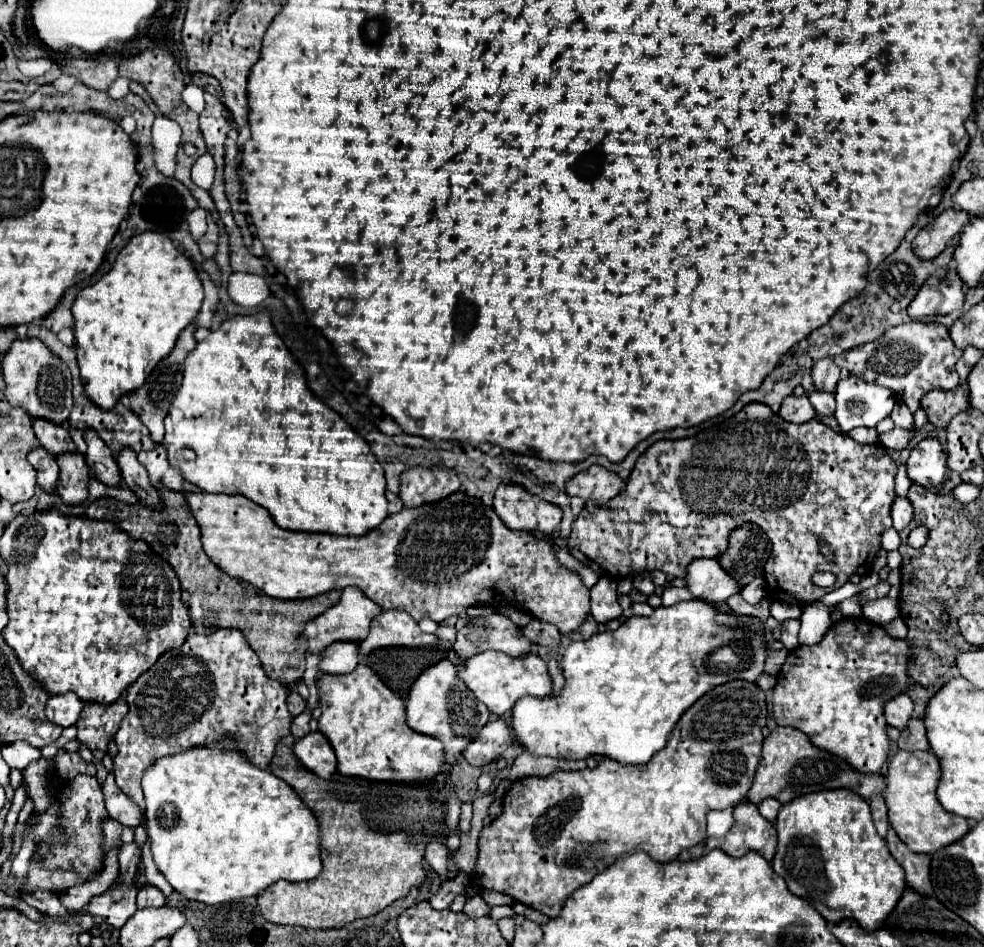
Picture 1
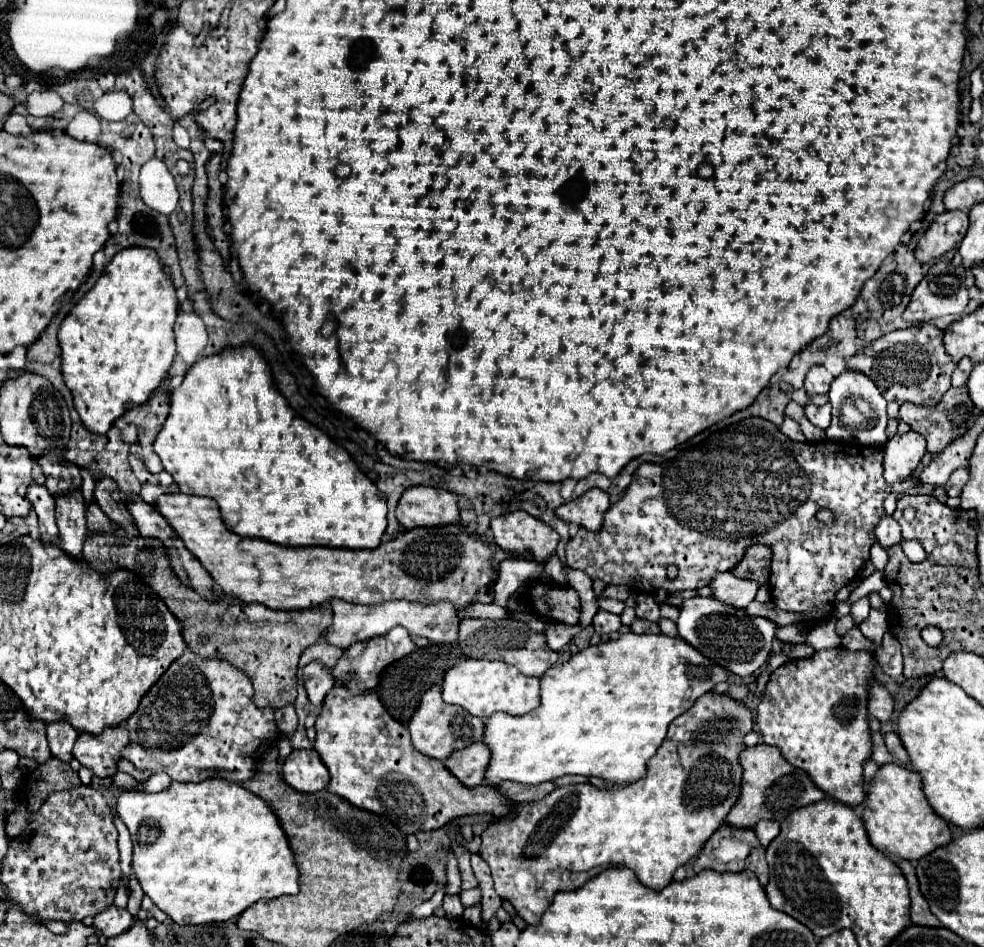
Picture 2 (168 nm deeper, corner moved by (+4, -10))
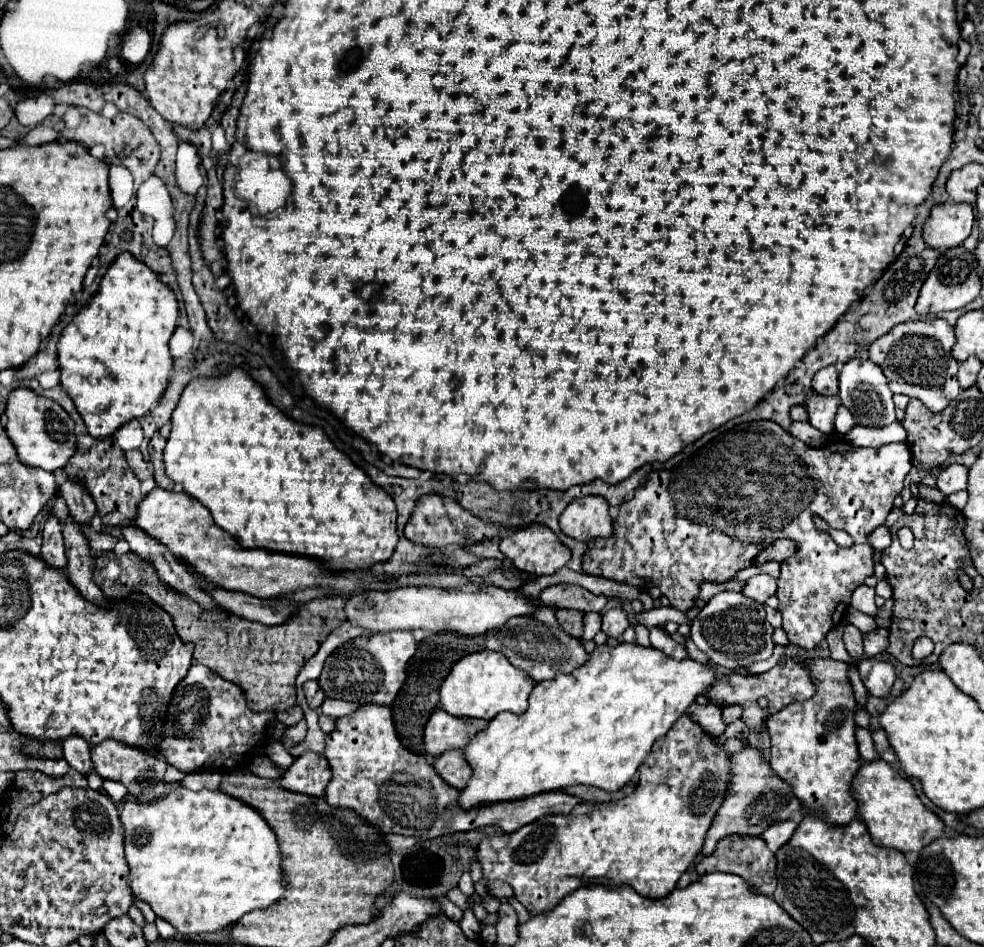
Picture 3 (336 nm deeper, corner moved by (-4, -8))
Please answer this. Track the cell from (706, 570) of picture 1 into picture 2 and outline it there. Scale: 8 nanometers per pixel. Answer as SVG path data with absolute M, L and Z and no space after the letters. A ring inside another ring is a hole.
M730 572L716 574L710 580L708 588L712 590L712 598L716 598L716 600L720 600L724 604L730 604L734 608L746 608L754 600L754 596L758 592L756 582L736 578Z

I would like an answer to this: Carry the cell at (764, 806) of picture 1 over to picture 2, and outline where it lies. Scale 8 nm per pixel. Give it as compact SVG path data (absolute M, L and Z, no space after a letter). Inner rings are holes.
M760 820L756 826L754 826L754 832L760 840L760 844L768 846L780 832L780 824L776 820Z

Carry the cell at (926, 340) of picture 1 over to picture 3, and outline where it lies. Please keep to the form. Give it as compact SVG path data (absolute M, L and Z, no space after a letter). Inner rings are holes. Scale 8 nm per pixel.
M932 318L904 322L894 326L888 334L880 336L874 344L870 344L870 360L884 370L884 376L888 378L894 394L916 398L924 406L928 406L928 410L942 412L960 394L960 386L956 380L958 362L950 354L954 342L954 328L946 320ZM934 354L938 354L940 358L932 360L930 356Z

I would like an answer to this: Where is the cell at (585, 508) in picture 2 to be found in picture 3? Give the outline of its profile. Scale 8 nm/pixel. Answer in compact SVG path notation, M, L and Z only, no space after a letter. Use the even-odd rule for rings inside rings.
M586 496L574 500L560 516L560 528L566 536L586 544L594 538L612 536L608 502L600 496Z

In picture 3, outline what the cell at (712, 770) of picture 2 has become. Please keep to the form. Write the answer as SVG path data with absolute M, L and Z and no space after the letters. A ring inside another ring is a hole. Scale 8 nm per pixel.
M680 716L672 730L668 730L668 734L664 738L658 738L656 740L656 746L652 746L652 754L648 754L648 758L644 760L644 766L640 766L640 784L638 788L622 798L622 800L616 800L616 802L608 802L608 804L592 804L592 802L582 802L578 804L572 814L558 814L558 816L544 816L542 820L538 822L532 822L532 824L526 824L522 826L520 830L512 832L512 834L494 834L494 836L486 836L482 838L480 846L478 846L478 862L482 866L482 876L484 880L504 880L512 886L514 890L514 896L518 898L518 902L534 916L534 914L540 914L540 912L546 912L548 910L548 886L552 886L552 876L556 876L554 872L566 872L570 876L562 876L561 878L568 878L576 876L576 878L582 878L584 882L600 882L600 884L607 884L610 887L616 886L630 886L634 888L640 896L646 896L646 898L664 898L668 896L674 888L676 888L676 882L680 880L680 876L688 870L688 866L694 862L694 858L698 856L702 844L704 844L704 836L712 824L712 818L716 814L716 810L720 808L722 800L724 800L724 794L726 794L726 786L728 786L728 780L730 780L730 756L726 752L722 752L722 746L716 744L708 734L702 732L702 728L698 724L694 724L688 716Z

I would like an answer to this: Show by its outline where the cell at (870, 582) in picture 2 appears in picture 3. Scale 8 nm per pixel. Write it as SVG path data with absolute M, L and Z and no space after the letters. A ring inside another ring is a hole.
M858 586L854 592L852 592L852 600L850 600L850 606L854 610L860 610L868 616L874 616L878 612L876 604L874 604L874 588L870 586Z

